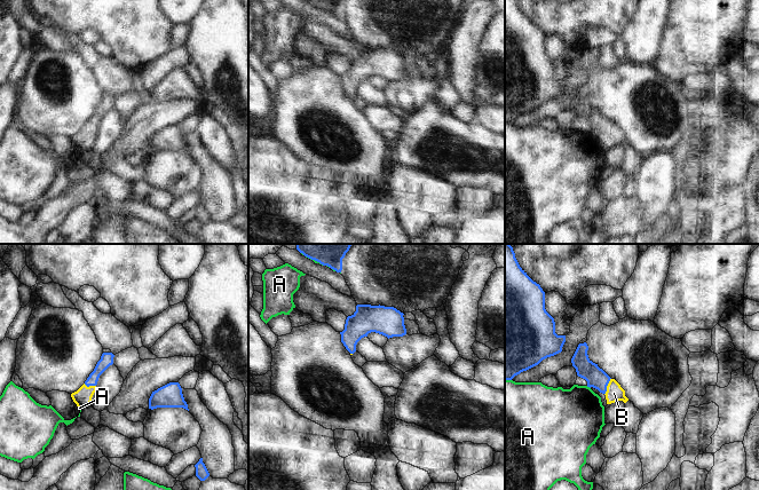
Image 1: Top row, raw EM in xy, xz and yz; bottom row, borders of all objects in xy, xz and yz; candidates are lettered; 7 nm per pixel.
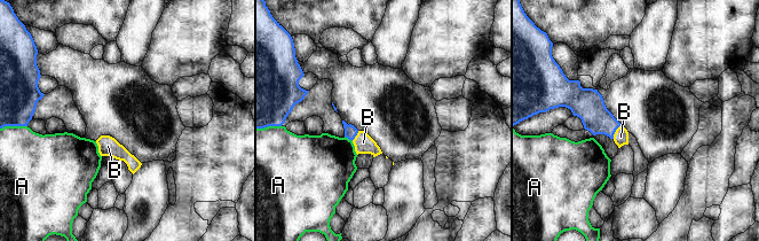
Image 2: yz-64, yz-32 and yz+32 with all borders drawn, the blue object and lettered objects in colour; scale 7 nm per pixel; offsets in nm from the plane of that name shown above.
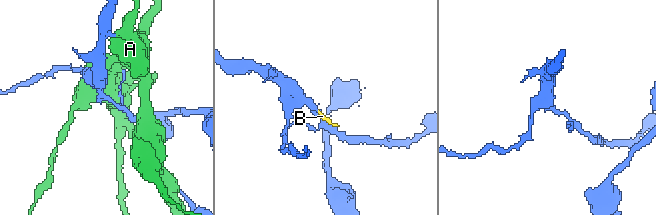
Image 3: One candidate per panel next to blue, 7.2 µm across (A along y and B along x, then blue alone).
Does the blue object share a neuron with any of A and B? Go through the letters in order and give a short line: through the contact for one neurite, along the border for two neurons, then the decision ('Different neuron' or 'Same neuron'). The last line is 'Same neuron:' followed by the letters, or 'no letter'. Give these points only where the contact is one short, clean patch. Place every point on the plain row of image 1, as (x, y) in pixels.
A: Different neuron
B: Line: yz (595, 120), (607, 128), (614, 136). Same neuron
Same neuron: B.

